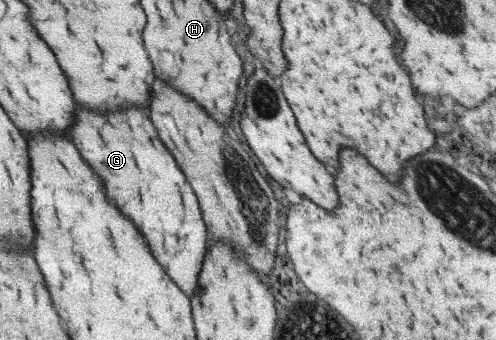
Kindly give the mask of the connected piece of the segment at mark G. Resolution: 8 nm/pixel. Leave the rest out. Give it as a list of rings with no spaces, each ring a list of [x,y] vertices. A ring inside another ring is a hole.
[[[76,106],[76,112],[76,124],[70,130],[70,138],[76,144],[80,156],[84,156],[84,162],[90,164],[96,170],[96,174],[104,180],[106,196],[118,206],[124,216],[132,220],[164,272],[186,296],[192,296],[198,286],[198,276],[210,240],[195,192],[191,184],[188,184],[179,164],[176,164],[175,157],[160,142],[158,132],[152,126],[148,114],[136,108],[114,114],[90,114],[80,106]]]

